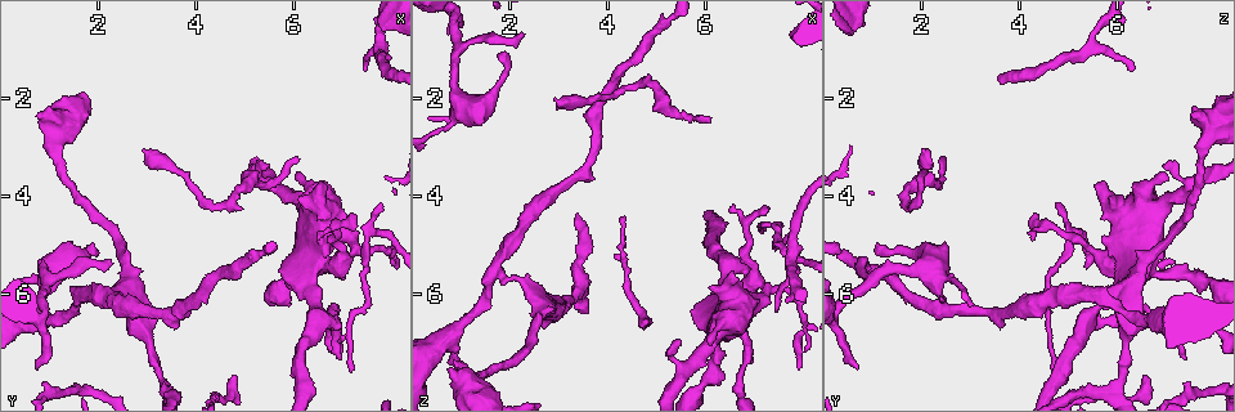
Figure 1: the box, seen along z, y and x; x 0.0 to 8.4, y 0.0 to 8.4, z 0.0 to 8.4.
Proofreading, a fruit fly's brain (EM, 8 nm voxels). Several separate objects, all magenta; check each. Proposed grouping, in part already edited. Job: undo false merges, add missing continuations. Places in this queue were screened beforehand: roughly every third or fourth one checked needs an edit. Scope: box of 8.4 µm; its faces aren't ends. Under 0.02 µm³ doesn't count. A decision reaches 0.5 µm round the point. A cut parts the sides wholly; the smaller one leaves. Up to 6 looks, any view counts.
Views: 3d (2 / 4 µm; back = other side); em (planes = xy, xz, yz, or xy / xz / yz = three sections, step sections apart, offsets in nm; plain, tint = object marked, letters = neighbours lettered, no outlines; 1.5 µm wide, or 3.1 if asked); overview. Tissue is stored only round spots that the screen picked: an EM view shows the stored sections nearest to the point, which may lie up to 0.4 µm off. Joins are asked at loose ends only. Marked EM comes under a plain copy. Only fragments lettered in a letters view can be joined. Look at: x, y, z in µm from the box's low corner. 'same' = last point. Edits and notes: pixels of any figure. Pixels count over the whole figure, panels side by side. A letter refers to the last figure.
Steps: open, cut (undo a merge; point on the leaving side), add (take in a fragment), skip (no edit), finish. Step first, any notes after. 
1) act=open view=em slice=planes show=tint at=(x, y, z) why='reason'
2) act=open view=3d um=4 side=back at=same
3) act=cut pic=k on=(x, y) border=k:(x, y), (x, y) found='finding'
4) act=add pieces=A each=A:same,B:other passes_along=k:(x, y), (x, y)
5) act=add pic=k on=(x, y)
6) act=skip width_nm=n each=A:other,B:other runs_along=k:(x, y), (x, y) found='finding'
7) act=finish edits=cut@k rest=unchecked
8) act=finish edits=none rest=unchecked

act=open view=3d um=4 at=(7.10, 7.55, 4.65) why='end of a long branch'

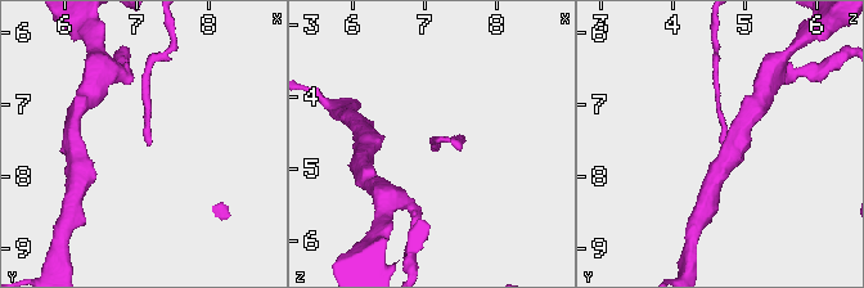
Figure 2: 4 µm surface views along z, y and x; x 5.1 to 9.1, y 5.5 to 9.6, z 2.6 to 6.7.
act=open view=em slice=planes show=letters at=(7.10, 7.55, 4.70)

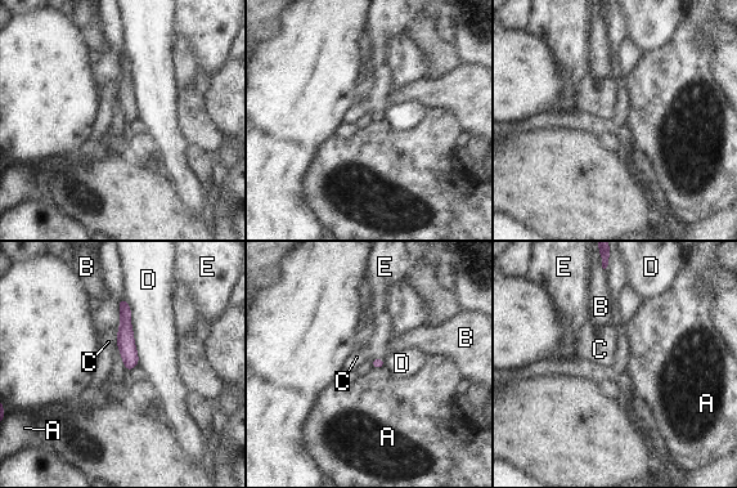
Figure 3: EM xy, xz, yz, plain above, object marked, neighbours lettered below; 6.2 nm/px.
act=skip each=A:other,B:other,C:other,D:other,E:other runs_along=3:(122, 303), (129, 366) found='none of them fits'

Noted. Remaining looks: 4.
act=open view=em slice=planes show=letters at=(0.80, 2.35, 7.50) why='branch stops here'

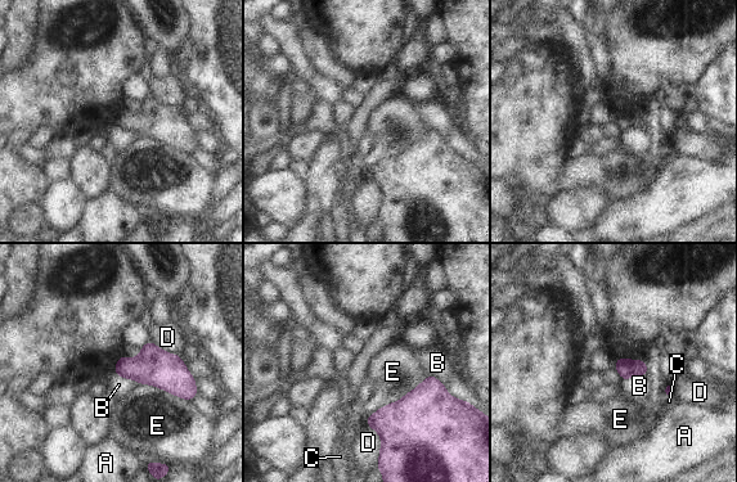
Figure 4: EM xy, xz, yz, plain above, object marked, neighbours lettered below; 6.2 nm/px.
act=skip each=A:other,B:other,C:other,D:other,E:other found='no lettered fragment goes on from it'

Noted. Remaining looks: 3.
act=open view=3d um=2 at=(1.35, 6.45, 6.35)

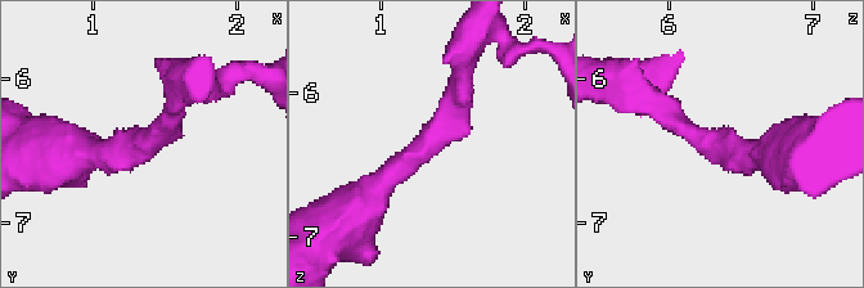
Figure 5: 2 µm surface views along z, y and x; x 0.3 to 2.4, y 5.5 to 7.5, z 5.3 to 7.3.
act=open view=em slice=xy step=4 show=tint at=(1.32, 6.46, 6.38) arm_widths_nm=200,400

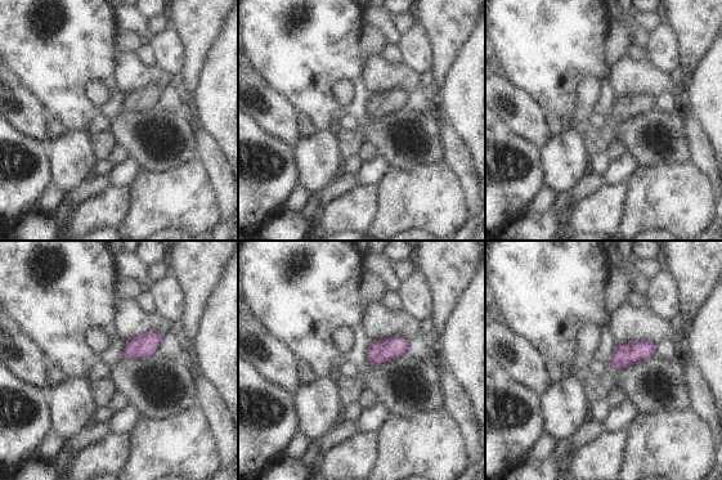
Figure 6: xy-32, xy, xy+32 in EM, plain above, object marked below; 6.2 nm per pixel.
act=open view=em slice=planes show=letters at=same why='cut it another way'

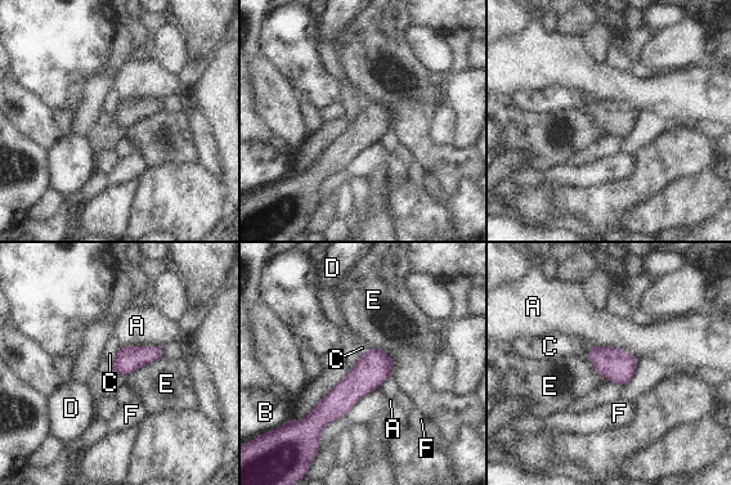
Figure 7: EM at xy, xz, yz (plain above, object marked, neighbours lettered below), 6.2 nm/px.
act=skip longest_contact=A:280nm each=A:other,B:other,C:other,D:other,E:other,F:other border=7:(596, 345), (622, 347), (638, 360) found='all the same cell'

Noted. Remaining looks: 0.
act=finish edits=none rest=unchecked

